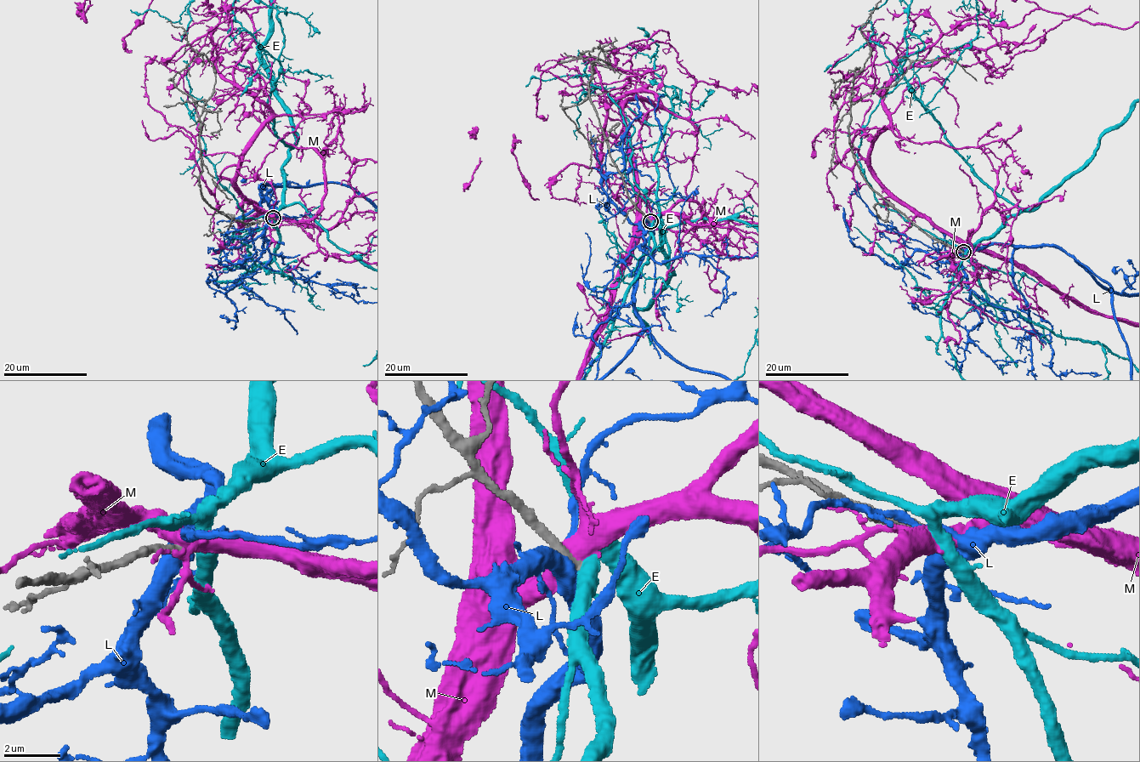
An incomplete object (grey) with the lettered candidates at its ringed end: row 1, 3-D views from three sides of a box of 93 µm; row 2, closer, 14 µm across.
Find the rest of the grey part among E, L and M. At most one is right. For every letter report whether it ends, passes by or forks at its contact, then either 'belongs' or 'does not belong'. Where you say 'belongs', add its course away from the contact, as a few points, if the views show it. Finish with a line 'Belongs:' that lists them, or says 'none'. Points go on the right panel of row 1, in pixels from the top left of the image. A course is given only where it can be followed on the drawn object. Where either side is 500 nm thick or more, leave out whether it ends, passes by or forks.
E: it forks; does not belong
L: it forks; does not belong
M: does not belong
Belongs: none

